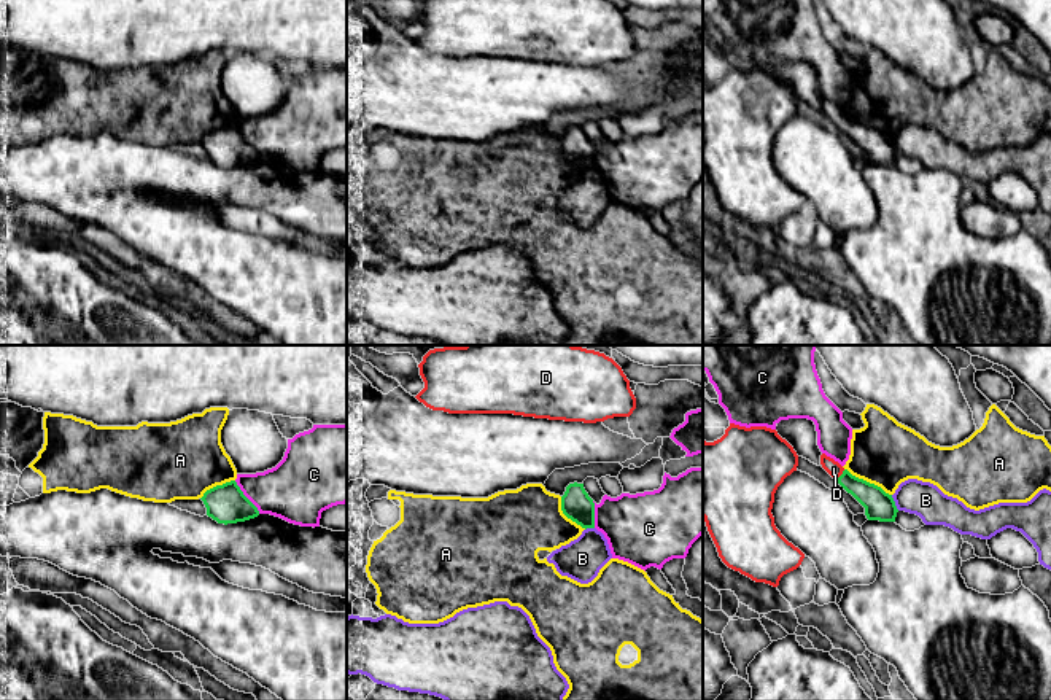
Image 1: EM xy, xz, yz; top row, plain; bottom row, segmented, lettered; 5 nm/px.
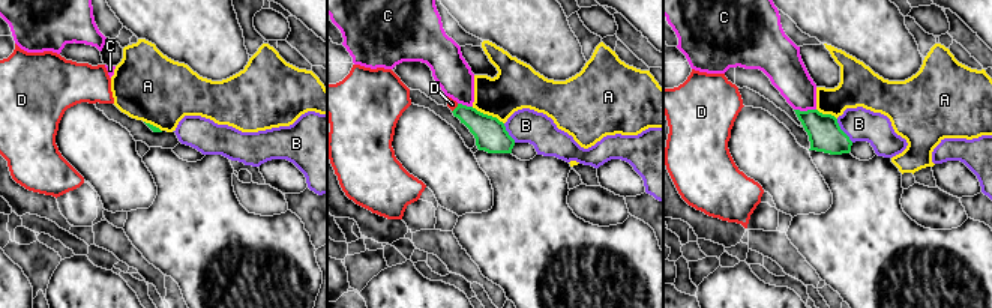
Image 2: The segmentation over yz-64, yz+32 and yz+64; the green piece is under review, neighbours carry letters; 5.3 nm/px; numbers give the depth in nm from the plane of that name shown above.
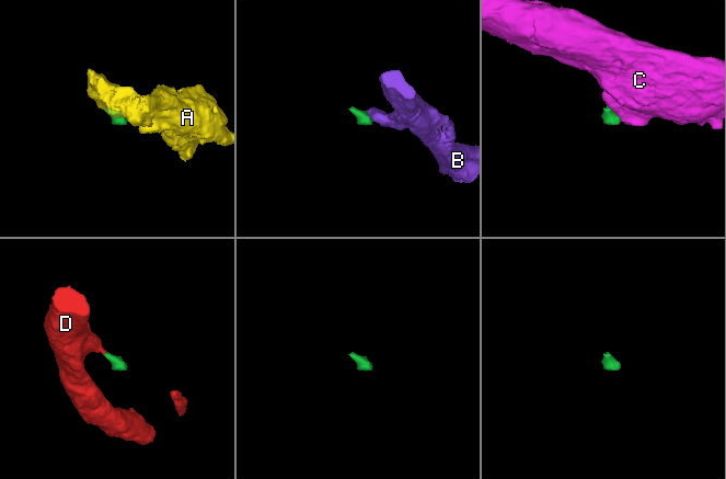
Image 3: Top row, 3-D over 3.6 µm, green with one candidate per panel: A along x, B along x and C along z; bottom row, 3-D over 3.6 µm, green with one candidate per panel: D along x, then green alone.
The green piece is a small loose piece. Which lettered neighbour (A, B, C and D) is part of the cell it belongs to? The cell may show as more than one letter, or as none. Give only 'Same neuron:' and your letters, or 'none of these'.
Same neuron: D

